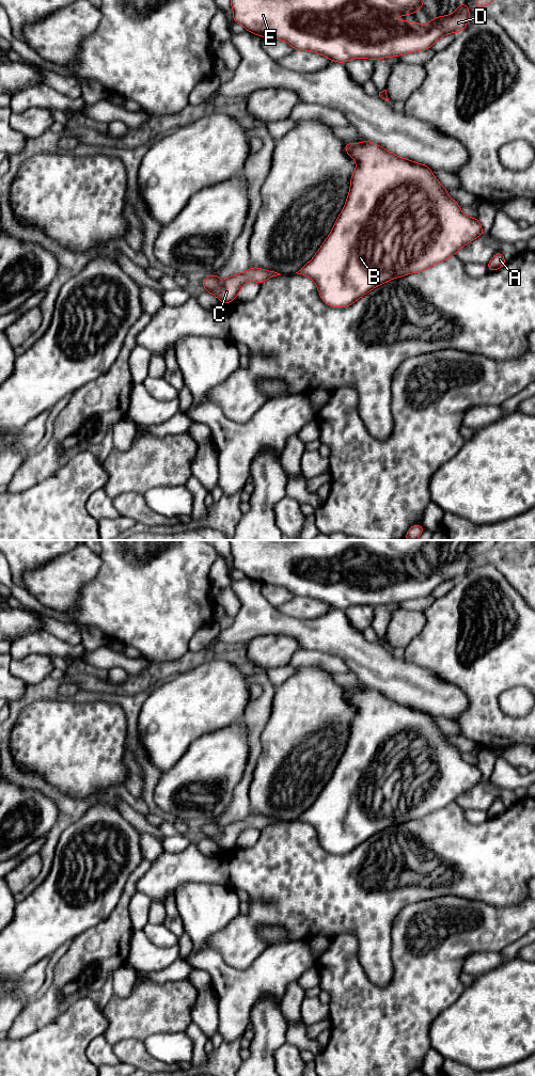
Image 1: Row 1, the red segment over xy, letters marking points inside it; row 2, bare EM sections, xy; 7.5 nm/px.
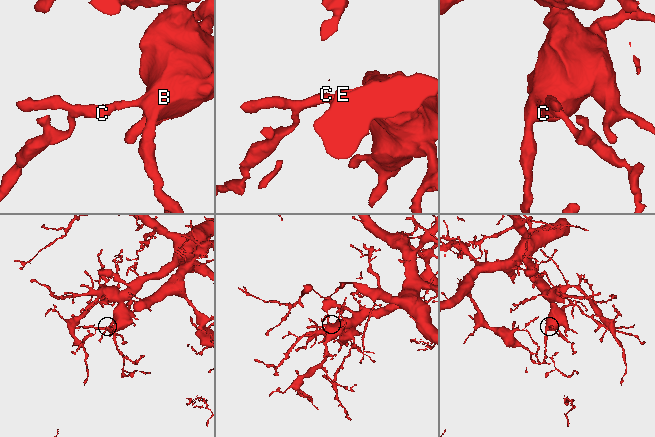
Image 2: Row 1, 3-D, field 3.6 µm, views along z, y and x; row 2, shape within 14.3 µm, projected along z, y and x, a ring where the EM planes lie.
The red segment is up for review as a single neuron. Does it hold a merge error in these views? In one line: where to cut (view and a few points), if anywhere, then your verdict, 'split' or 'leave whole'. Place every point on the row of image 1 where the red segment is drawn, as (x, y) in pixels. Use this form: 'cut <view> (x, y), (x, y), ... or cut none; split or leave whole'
cut none; leave whole

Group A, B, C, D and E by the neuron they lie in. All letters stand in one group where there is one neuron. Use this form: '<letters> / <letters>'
A B C D E

